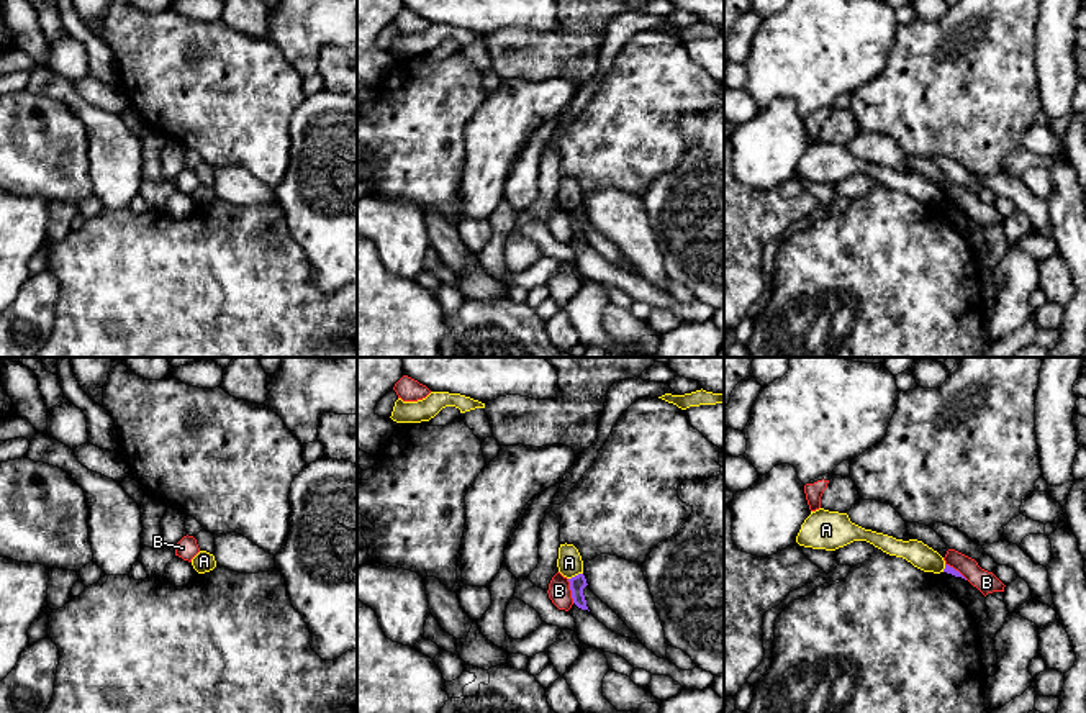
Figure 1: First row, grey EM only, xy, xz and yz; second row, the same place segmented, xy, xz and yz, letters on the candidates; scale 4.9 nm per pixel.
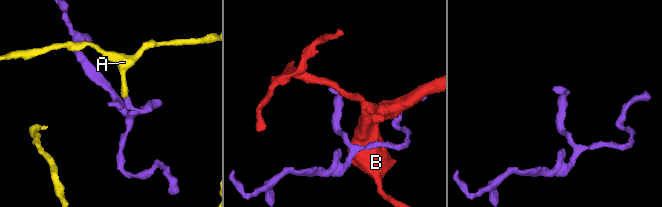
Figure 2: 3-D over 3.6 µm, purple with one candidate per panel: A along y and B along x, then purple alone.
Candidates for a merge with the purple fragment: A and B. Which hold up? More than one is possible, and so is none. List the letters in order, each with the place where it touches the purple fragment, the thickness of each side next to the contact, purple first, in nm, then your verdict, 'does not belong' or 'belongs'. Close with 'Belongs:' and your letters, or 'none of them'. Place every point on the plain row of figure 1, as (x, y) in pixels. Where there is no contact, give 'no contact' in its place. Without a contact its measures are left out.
A: xz (575, 208) | 80/120 nm | does not belong
B: xz (570, 222) | 80/110 nm | does not belong
Belongs: none of them

